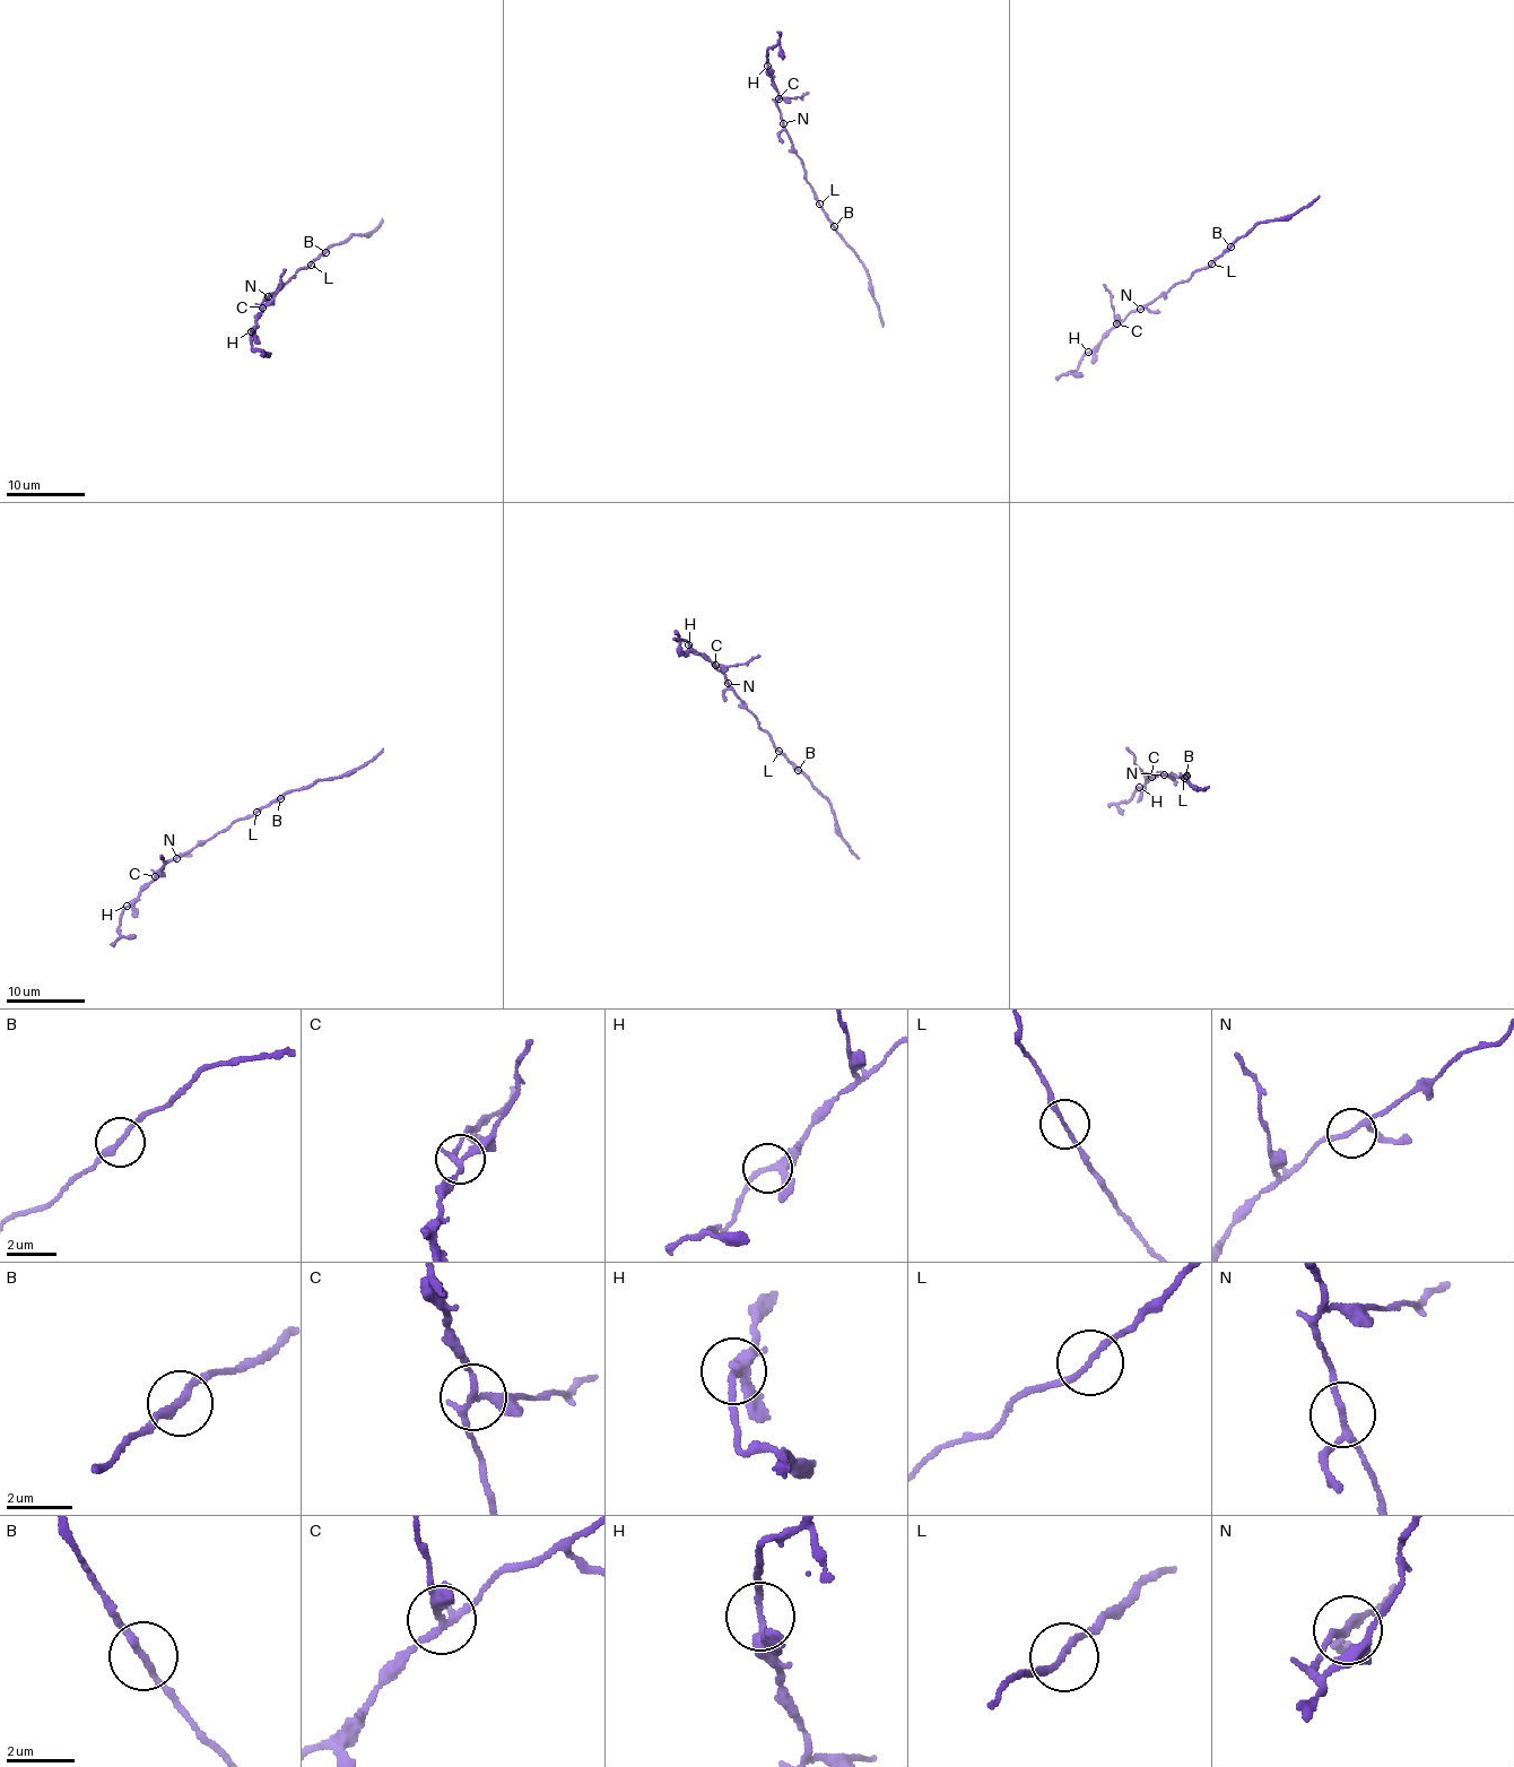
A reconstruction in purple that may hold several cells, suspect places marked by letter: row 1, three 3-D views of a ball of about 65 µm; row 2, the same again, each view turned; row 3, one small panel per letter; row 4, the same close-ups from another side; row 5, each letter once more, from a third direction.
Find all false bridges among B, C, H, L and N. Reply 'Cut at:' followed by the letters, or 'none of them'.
Cut at: B, C

